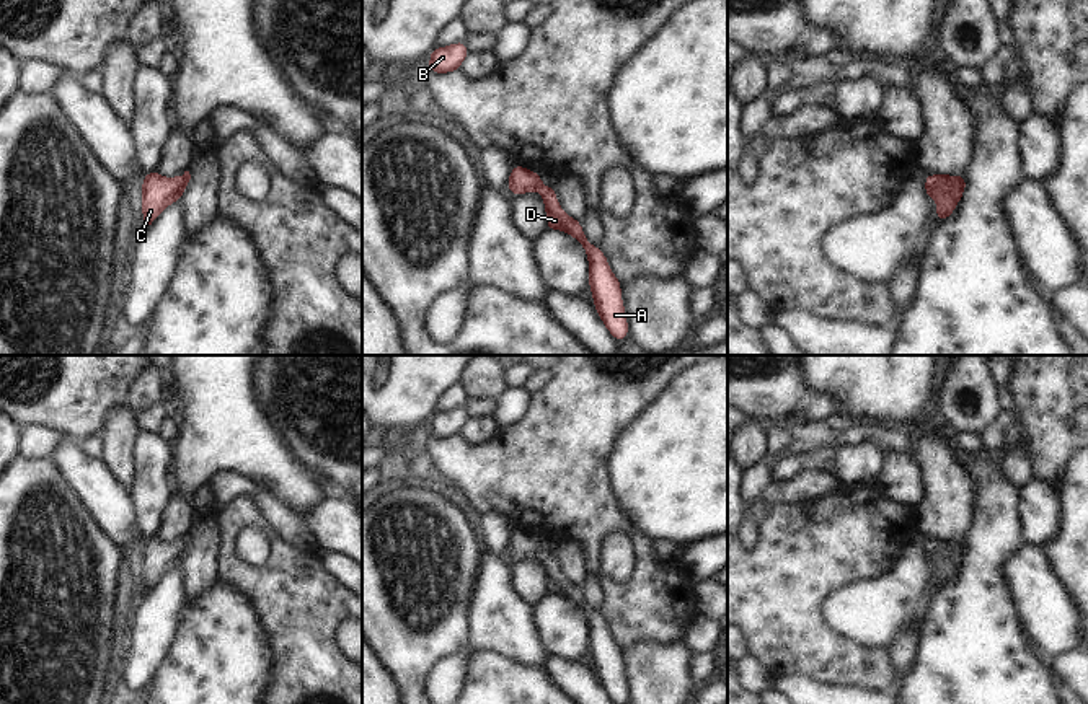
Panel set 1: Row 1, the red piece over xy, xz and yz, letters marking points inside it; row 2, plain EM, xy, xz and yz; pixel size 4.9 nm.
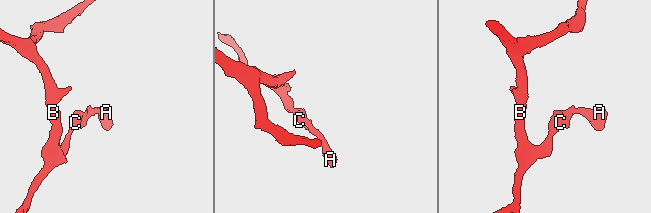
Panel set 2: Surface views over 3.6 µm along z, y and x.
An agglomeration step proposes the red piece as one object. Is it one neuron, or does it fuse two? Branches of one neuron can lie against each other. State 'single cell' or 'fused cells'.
single cell

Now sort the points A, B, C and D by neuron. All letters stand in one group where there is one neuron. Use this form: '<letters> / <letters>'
A B C D

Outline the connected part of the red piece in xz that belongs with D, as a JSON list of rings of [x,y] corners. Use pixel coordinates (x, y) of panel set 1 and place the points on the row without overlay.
[[[514,530],[507,554],[515,561],[537,556],[543,561],[548,595],[561,595],[574,601],[586,614],[589,626],[589,652],[595,676],[615,704],[628,702],[626,678],[621,665],[621,647],[613,640],[600,613],[592,611],[584,600],[581,587],[569,582],[556,565],[555,551],[545,552],[538,538]]]

